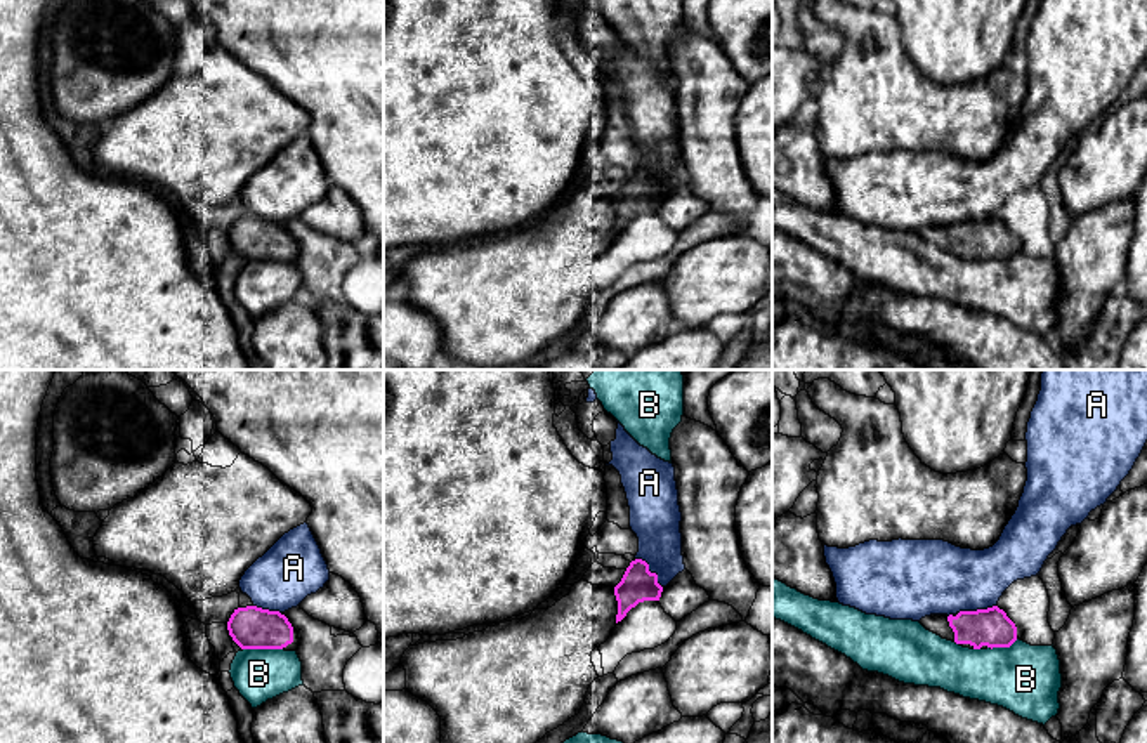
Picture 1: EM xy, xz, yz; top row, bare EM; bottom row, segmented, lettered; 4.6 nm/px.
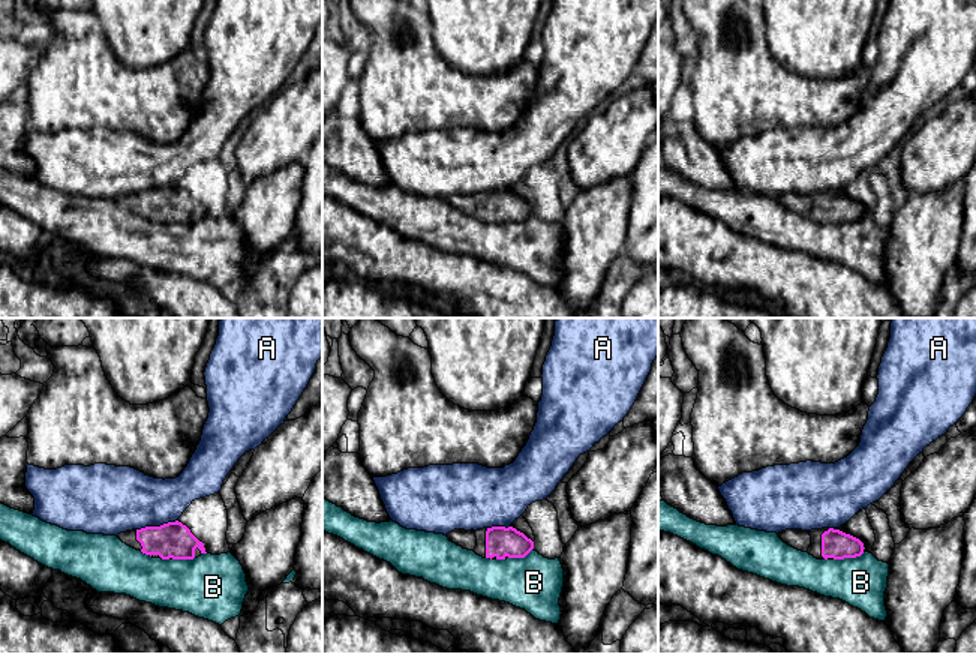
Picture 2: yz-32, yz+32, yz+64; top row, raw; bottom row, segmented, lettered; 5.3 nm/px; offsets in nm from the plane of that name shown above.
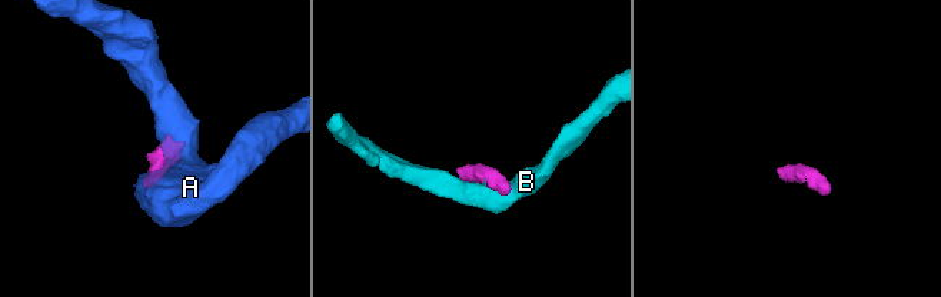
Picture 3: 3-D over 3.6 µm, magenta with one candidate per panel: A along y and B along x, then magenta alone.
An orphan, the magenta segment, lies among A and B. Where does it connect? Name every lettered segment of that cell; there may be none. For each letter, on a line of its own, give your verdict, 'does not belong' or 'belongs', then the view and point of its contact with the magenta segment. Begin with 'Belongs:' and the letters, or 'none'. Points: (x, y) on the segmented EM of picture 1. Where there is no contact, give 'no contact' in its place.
Belongs: none
A: does not belong; contact xz (649, 572)
B: does not belong; contact xy (262, 648)

